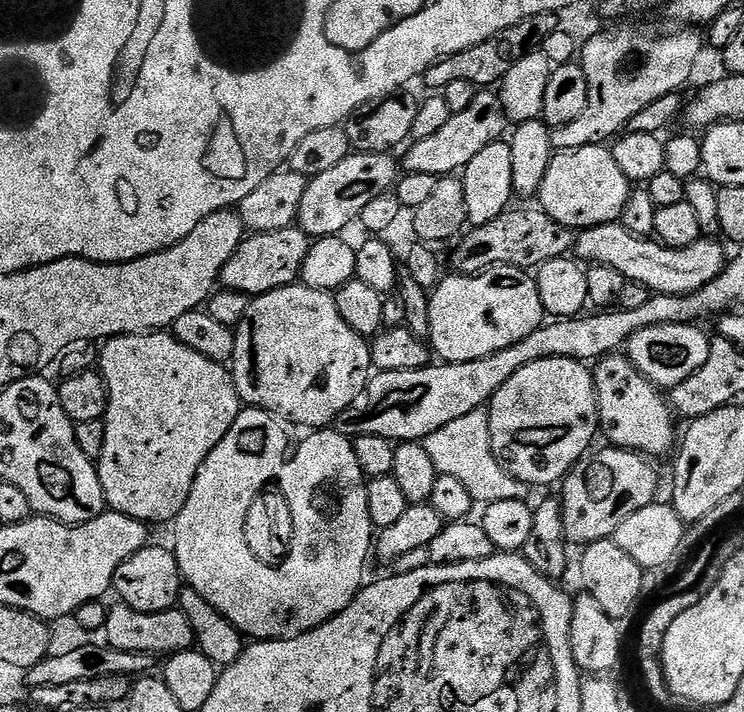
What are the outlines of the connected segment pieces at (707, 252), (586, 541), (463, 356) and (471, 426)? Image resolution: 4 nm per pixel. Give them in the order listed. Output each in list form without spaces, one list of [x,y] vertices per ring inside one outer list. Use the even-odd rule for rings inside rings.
[[[617,222],[583,229],[577,235],[574,252],[585,265],[610,266],[610,270],[618,270],[618,274],[622,274],[625,281],[646,286],[649,293],[685,296],[702,290],[702,286],[714,282],[714,278],[722,274],[726,263],[723,246],[725,247],[719,239],[702,238],[694,242],[694,246],[668,248],[655,238],[630,234],[630,230]]]
[[[604,446],[597,456],[589,455],[577,464],[564,477],[558,493],[569,541],[573,545],[587,546],[615,537],[618,526],[622,526],[630,514],[642,510],[642,506],[650,506],[657,499],[656,491],[660,488],[652,464],[655,463],[639,452],[615,446]]]
[[[500,264],[475,276],[451,275],[445,275],[431,289],[428,298],[428,340],[433,353],[443,363],[474,362],[498,354],[498,350],[506,350],[506,346],[530,338],[530,334],[545,323],[546,313],[538,294],[536,277],[525,269]]]
[[[484,408],[474,410],[462,418],[454,418],[454,422],[442,426],[442,430],[434,430],[434,434],[427,436],[422,443],[426,454],[430,454],[430,462],[434,462],[437,473],[458,478],[477,505],[522,500],[529,495],[529,485],[515,480],[498,462],[492,449],[488,413]]]

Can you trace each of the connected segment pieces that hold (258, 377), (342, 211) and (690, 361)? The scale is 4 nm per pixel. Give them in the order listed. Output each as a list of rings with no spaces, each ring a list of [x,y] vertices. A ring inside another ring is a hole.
[[[303,282],[251,297],[246,318],[242,318],[234,331],[236,341],[230,371],[241,401],[289,425],[301,424],[304,430],[320,430],[331,425],[362,394],[374,375],[369,341],[346,326],[346,318],[338,314],[335,295],[331,291],[308,288]]]
[[[353,151],[338,166],[311,177],[306,194],[302,194],[302,206],[297,216],[298,227],[310,238],[339,237],[351,224],[360,219],[363,208],[378,194],[393,191],[398,179],[398,160],[386,152]]]
[[[663,324],[638,330],[638,334],[634,334],[627,342],[626,355],[632,365],[657,388],[674,389],[686,382],[694,370],[702,370],[702,366],[706,366],[712,342],[709,333],[704,333],[700,328],[703,327],[696,324]]]

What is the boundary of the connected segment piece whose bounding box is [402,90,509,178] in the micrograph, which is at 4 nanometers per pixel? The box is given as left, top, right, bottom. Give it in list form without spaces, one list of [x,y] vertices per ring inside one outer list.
[[[492,90],[477,91],[476,97],[462,113],[454,113],[430,138],[412,140],[407,145],[408,153],[402,156],[402,168],[405,173],[430,174],[434,177],[451,176],[463,173],[464,168],[480,151],[486,150],[496,140],[504,140],[509,122],[504,117],[499,95]]]

